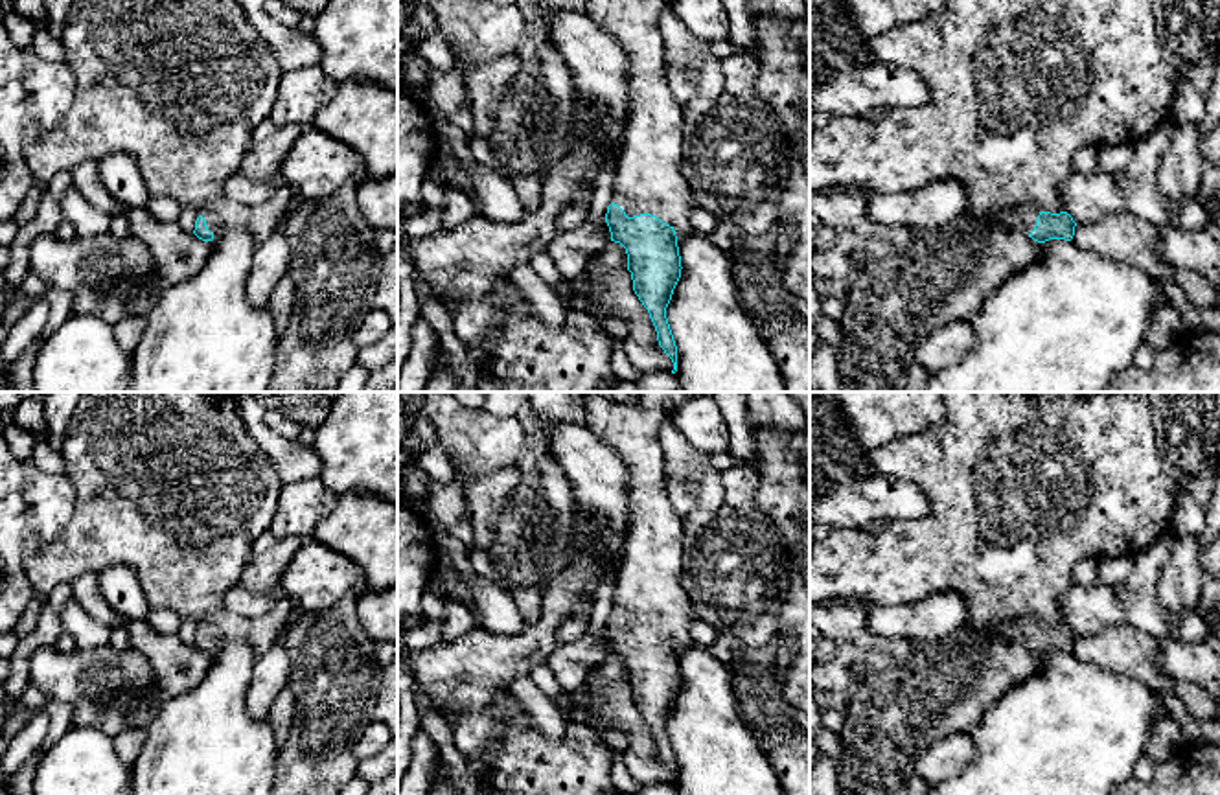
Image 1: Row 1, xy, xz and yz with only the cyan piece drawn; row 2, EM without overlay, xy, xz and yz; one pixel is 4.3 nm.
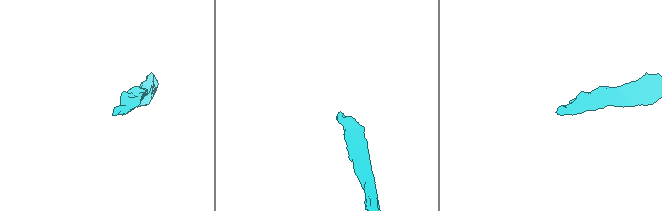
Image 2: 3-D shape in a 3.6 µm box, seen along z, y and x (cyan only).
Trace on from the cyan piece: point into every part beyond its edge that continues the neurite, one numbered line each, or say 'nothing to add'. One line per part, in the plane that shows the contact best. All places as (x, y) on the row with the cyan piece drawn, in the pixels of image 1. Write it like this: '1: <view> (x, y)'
1: xz (648, 179)

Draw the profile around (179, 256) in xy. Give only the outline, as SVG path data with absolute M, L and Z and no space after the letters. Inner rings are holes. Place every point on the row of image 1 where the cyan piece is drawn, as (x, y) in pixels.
M123 204L131 236L145 243L166 285L191 280L208 263L213 245L184 232L177 221L158 221L145 208Z

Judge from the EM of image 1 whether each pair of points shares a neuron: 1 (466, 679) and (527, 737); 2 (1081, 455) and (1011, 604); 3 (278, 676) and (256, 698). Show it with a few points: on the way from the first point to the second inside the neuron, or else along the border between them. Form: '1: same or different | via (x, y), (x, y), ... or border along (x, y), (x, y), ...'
1: different | border along (506, 689), (481, 709), (468, 709), (455, 725)
2: same | via (1044, 492), (1012, 523), (1011, 567)
3: same | via (273, 681), (262, 692)

